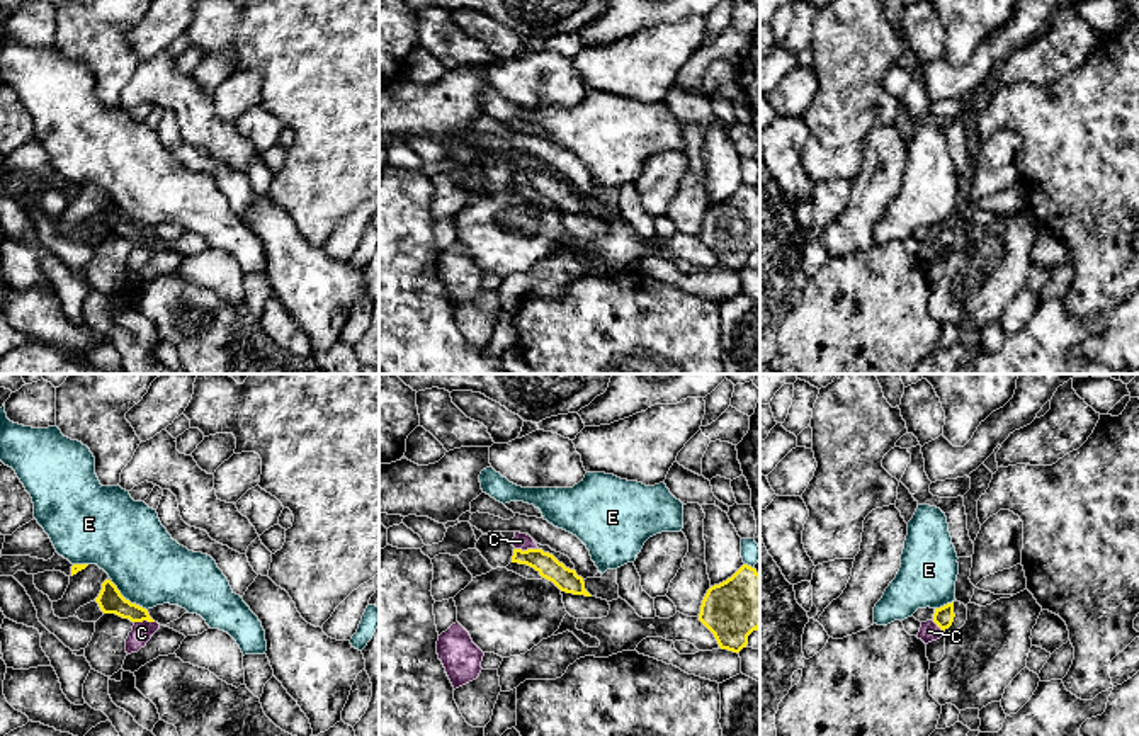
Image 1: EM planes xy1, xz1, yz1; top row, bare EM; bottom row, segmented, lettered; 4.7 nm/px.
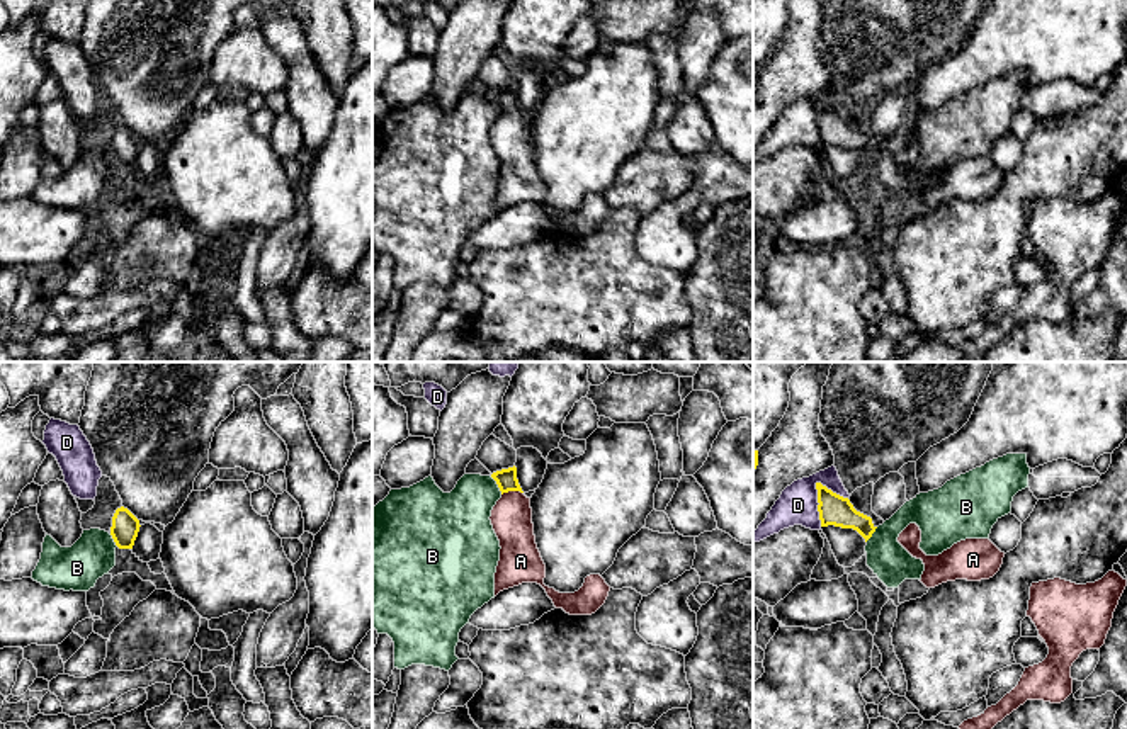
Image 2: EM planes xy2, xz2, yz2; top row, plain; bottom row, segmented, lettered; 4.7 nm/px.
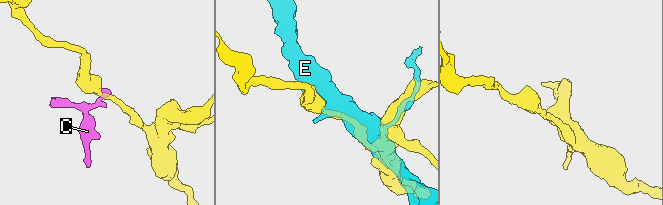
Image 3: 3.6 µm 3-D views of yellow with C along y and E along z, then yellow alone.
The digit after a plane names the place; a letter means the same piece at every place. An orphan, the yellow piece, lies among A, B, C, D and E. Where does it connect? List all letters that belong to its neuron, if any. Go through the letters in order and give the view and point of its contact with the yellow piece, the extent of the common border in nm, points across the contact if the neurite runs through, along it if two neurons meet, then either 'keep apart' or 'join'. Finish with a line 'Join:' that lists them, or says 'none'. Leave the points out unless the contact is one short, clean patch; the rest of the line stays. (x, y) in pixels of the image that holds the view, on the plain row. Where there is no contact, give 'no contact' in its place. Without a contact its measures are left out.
A: meets yellow in xz2 at (512, 109); contact 110 nm long; runs through xz2 (507, 99), (512, 109), (510, 136); join
B: meets yellow in xz2 at (497, 102); contact 110 nm long; border along xz2 (490, 96), (502, 113); keep apart
C: meets yellow in xz1 at (527, 169); contact 110 nm long; border along xz1 (515, 167), (538, 169); keep apart
D: meets yellow in yz2 at (818, 121); contact 220 nm long; keep apart
E: meets yellow in xy1 at (128, 220); contact 220 nm long; keep apart
Join: A

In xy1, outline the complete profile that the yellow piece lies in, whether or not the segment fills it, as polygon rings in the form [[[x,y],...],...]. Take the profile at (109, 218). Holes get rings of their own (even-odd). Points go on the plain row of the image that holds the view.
[[[110,199],[102,202],[102,209],[95,221],[104,233],[116,233],[122,238],[129,238],[131,241],[155,241],[146,228],[126,219]]]

